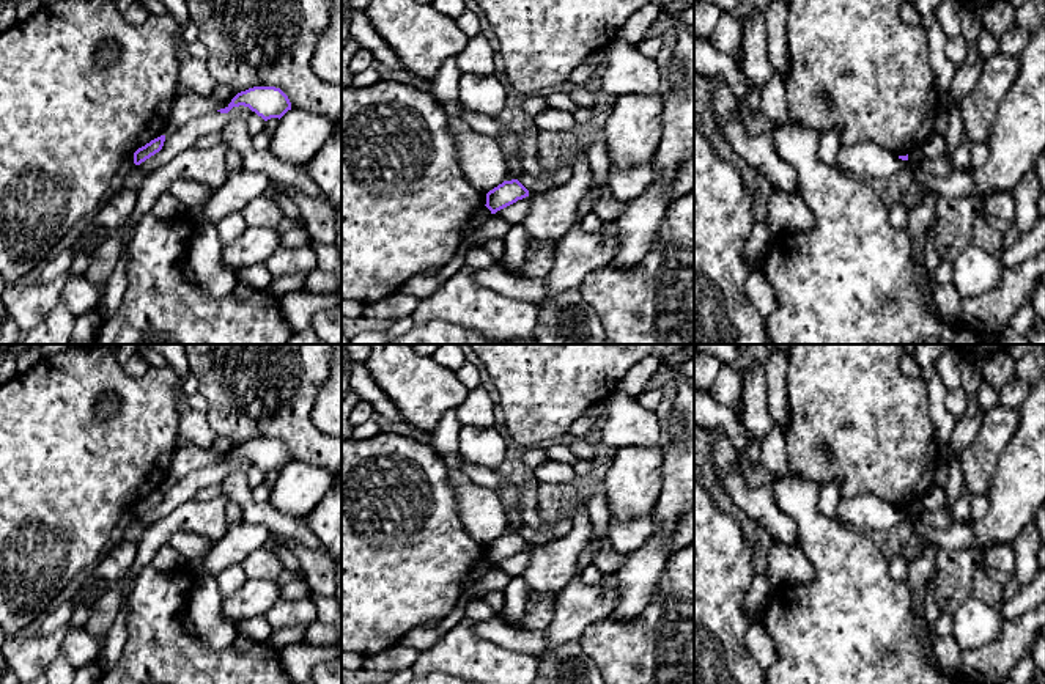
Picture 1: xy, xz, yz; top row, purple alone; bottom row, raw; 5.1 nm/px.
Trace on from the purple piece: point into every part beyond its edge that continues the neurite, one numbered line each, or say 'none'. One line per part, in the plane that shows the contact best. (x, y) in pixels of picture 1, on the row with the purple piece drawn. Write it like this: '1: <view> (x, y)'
none

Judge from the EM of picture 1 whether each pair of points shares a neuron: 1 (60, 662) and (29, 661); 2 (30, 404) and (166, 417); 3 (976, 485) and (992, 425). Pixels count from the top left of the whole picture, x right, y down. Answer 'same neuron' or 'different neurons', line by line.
1: different neurons
2: same neuron
3: same neuron

